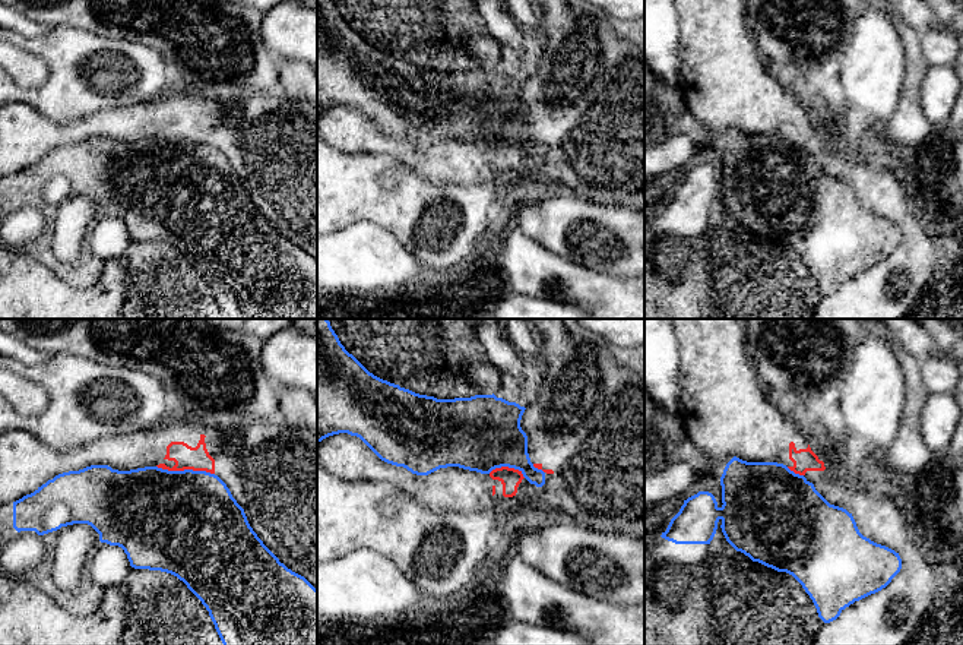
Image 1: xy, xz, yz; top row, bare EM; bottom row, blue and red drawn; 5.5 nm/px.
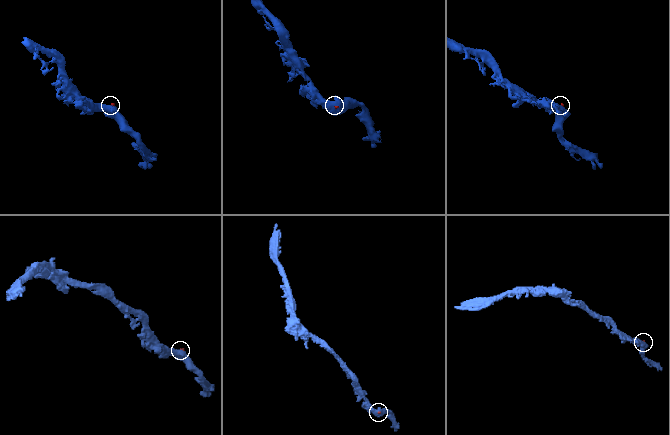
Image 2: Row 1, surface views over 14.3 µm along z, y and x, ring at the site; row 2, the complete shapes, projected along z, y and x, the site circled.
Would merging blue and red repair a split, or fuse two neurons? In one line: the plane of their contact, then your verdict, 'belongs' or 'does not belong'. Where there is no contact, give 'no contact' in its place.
xy | does not belong

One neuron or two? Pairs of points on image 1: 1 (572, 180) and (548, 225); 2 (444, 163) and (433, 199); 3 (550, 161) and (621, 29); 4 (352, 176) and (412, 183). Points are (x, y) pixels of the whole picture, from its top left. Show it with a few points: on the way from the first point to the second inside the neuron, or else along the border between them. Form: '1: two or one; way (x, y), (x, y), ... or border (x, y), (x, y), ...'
1: two; border (579, 195), (594, 202), (613, 205)
2: two; border (408, 167), (428, 182), (439, 185), (472, 185)
3: two; border (605, 18), (629, 41)
4: one; way (367, 190), (373, 196), (398, 196)

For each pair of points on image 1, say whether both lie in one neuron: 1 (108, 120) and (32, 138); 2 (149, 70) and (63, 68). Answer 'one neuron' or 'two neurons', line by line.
1: one neuron
2: one neuron

